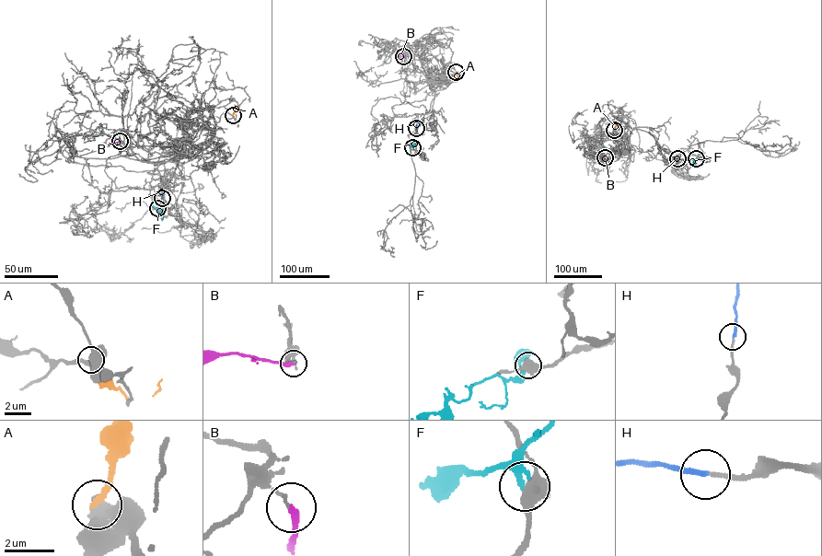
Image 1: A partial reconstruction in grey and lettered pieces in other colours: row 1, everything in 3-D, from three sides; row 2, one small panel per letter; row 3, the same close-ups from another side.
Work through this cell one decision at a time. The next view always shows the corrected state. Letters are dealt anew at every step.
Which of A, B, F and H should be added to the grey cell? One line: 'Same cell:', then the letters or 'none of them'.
Same cell: H

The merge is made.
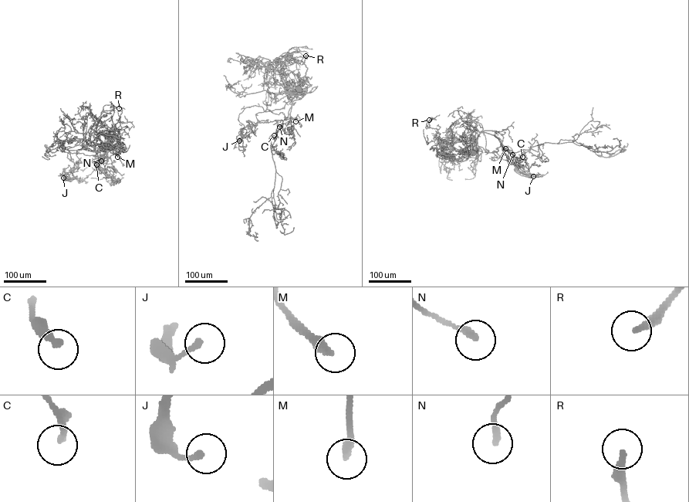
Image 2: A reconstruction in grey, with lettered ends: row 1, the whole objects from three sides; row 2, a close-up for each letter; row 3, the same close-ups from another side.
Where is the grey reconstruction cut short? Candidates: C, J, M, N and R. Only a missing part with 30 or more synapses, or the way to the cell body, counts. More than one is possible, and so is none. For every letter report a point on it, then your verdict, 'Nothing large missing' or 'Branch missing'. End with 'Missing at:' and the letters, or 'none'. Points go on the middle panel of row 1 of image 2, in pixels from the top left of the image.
C: Place: (274, 135). Nothing large missing
J: Place: (239, 140). Nothing large missing
M: Place: (295, 121). Branch missing
N: Place: (279, 127). Nothing large missing
R: Place: (305, 55). Nothing large missing
Missing at: M

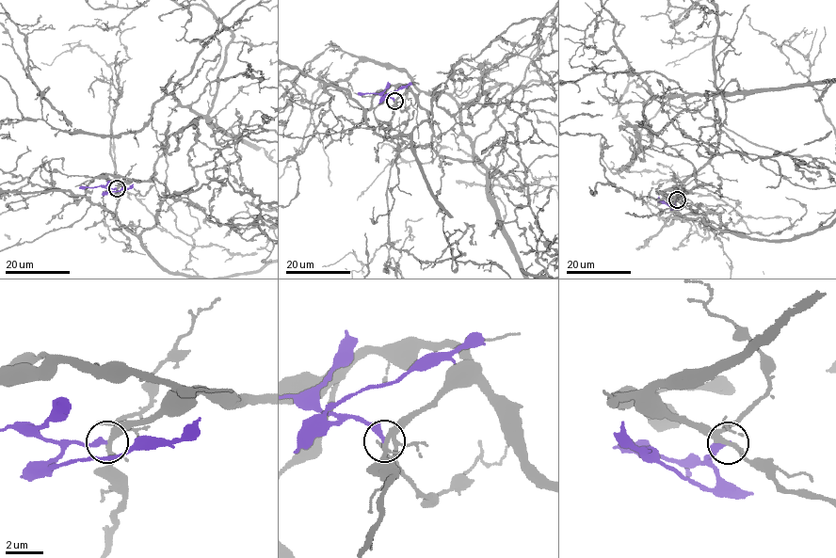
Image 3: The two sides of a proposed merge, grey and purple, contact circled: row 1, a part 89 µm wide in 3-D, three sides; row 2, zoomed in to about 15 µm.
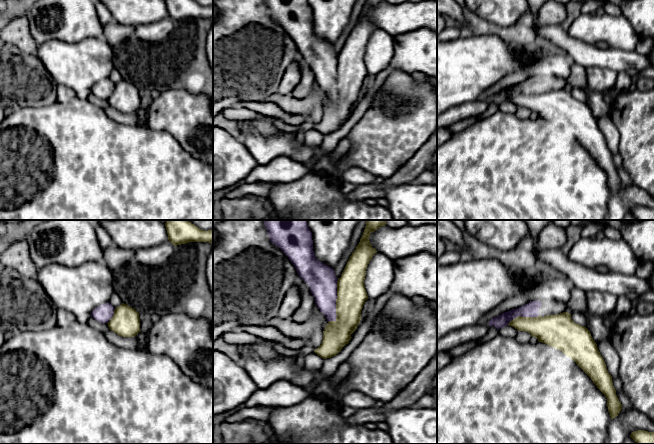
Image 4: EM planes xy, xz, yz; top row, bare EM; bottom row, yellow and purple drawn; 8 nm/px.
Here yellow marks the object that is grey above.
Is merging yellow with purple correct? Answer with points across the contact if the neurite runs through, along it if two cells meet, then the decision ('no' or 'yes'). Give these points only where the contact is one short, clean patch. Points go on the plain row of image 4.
border along xz (338, 54), (336, 94), (328, 98); no

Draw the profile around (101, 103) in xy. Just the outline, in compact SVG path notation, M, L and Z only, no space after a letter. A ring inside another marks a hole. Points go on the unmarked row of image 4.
M90 92L87 100L92 104L98 106L99 108L102 108L103 110L105 110L109 106L107 99L101 99L95 96L92 92Z

